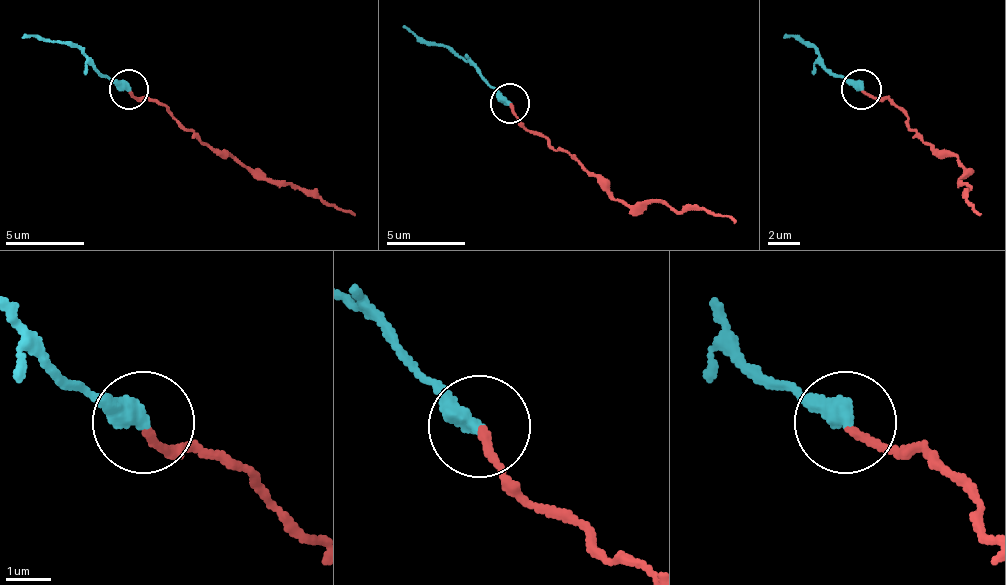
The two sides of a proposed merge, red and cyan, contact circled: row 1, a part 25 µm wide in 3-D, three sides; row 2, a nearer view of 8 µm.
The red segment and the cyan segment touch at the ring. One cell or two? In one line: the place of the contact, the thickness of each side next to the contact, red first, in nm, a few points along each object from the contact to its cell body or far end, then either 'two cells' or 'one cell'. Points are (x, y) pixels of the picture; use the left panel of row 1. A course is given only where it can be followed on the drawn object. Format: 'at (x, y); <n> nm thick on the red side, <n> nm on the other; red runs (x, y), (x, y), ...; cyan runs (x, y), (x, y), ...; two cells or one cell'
at (129, 89); 170 nm thick on the red side, 440 nm on the other; red runs (128, 92), (159, 100), (203, 143), (246, 167), (286, 179), (353, 215); cyan runs (128, 88), (104, 76), (76, 48), (21, 36); two cells

